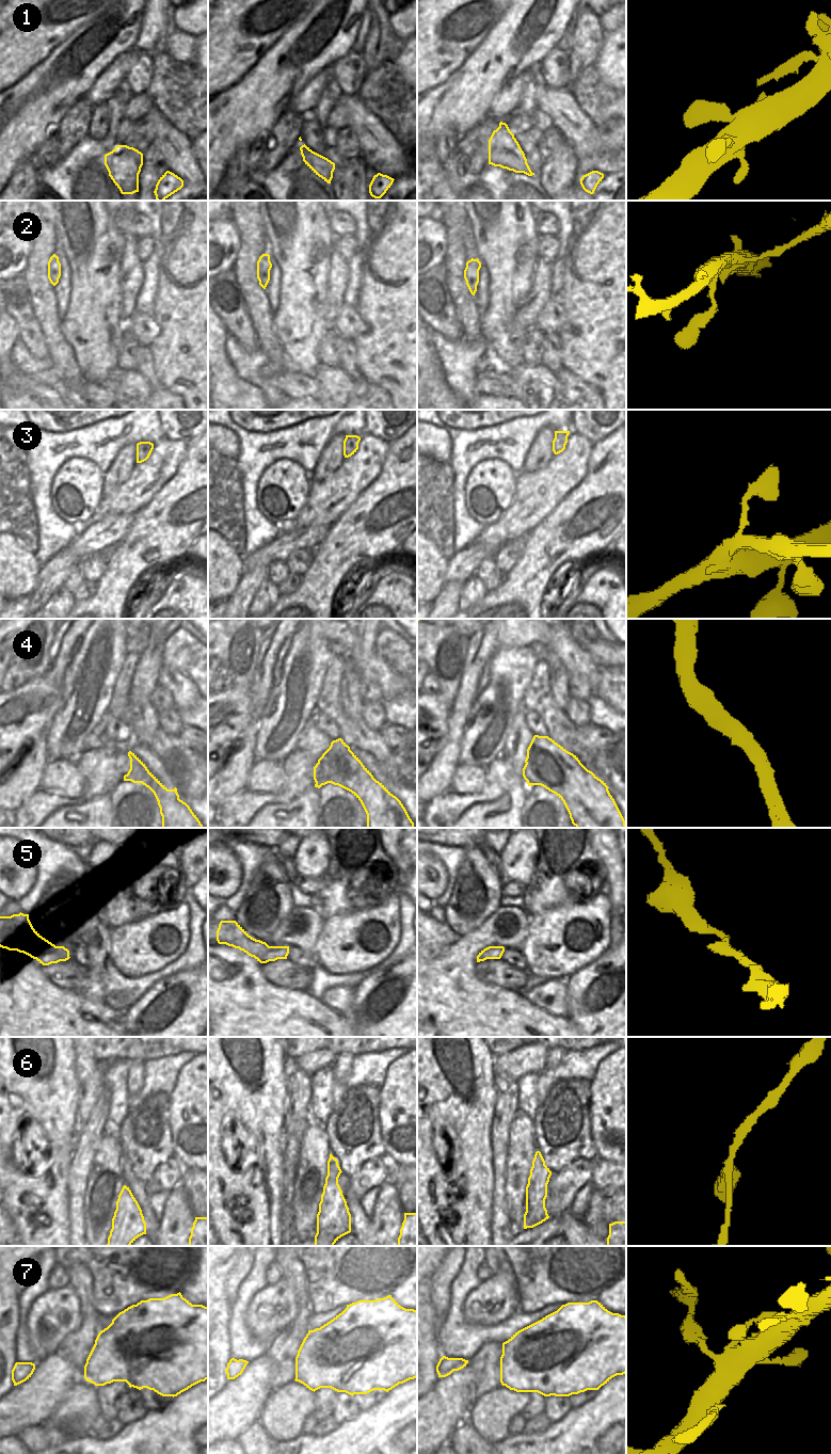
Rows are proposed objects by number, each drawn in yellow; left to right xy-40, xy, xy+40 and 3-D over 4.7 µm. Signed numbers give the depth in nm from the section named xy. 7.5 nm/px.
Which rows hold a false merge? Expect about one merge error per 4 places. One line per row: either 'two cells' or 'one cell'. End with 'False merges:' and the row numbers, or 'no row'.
1: one cell
2: one cell
3: one cell
4: two cells
5: one cell
6: one cell
7: two cells
False merges: 4, 7

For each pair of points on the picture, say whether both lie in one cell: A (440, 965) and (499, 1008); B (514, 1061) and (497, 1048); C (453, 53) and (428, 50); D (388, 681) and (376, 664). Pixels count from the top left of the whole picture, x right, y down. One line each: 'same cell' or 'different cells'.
A: same cell
B: different cells
C: same cell
D: same cell

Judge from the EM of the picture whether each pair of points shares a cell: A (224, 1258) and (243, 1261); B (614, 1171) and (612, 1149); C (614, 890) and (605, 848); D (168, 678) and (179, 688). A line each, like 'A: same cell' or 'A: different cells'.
A: different cells
B: different cells
C: same cell
D: same cell

